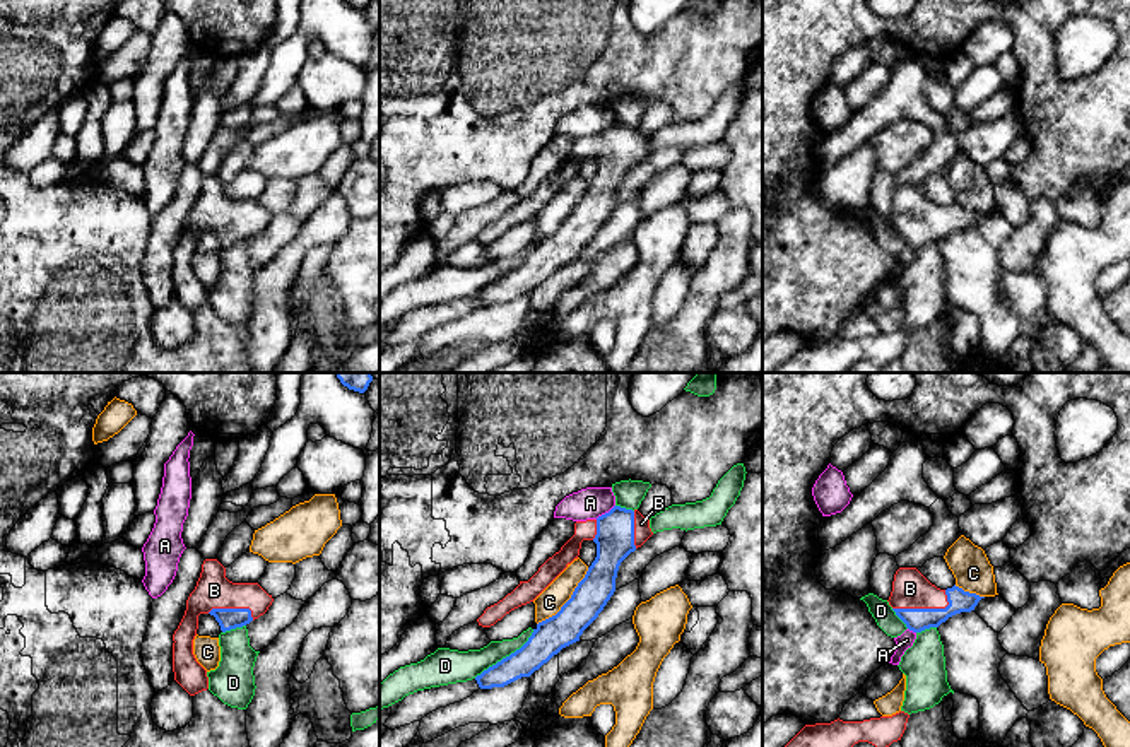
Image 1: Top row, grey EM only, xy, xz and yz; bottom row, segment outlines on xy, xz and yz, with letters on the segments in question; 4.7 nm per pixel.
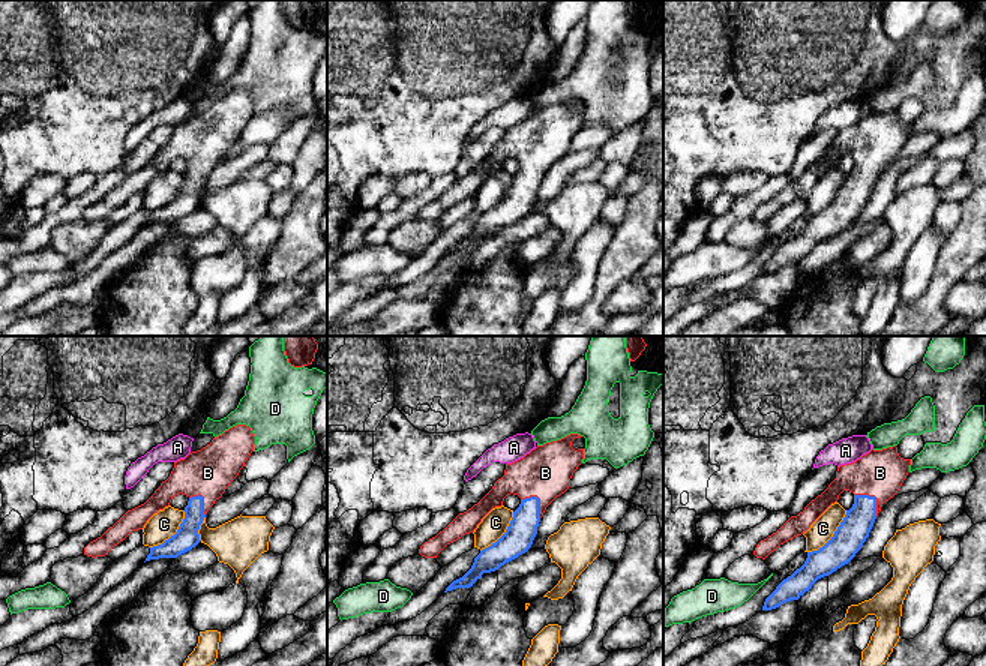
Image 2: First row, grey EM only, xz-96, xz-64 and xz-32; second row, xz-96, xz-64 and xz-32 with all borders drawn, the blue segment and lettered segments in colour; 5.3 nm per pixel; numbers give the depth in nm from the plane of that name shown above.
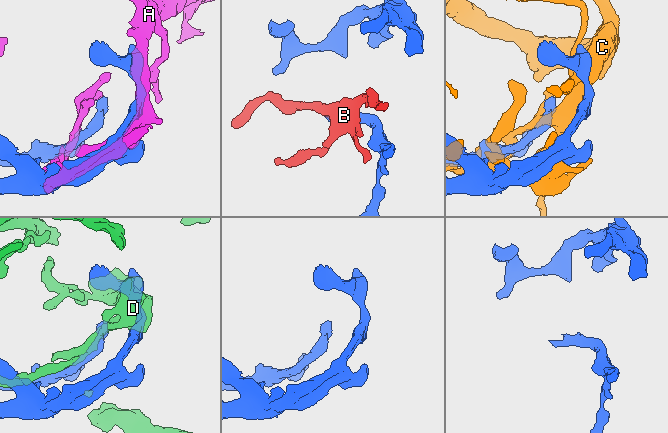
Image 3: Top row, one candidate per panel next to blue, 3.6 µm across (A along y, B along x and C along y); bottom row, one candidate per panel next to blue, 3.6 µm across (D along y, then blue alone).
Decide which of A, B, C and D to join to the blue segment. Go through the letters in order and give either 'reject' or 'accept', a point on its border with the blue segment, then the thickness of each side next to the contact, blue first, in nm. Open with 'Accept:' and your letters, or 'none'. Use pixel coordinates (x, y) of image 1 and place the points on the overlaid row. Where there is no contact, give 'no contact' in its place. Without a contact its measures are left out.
Accept: B
A: reject; meets blue in xz at (606, 513); 180 nm thick on the blue side, 150 nm on the other
B: accept; meets blue in yz at (920, 609); 110 nm thick on the blue side, 180 nm on the other
C: reject; meets blue in xz at (568, 600); 160 nm thick on the blue side, 120 nm on the other
D: reject; meets blue in xz at (506, 657); 160 nm thick on the blue side, 150 nm on the other

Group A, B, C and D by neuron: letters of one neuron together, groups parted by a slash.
A / B / C / D

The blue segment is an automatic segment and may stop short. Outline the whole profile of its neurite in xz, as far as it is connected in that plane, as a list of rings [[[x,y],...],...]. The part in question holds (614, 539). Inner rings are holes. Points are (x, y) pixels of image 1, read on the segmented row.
[[[614,506],[597,520],[576,521],[574,535],[561,550],[549,557],[528,581],[520,581],[503,600],[487,607],[477,619],[479,626],[491,627],[511,610],[533,602],[578,559],[583,540],[597,544],[595,561],[556,615],[539,622],[520,650],[475,677],[479,687],[504,687],[521,677],[530,677],[562,648],[580,641],[583,631],[614,595],[621,562],[651,535],[650,518],[638,509],[621,506]]]

